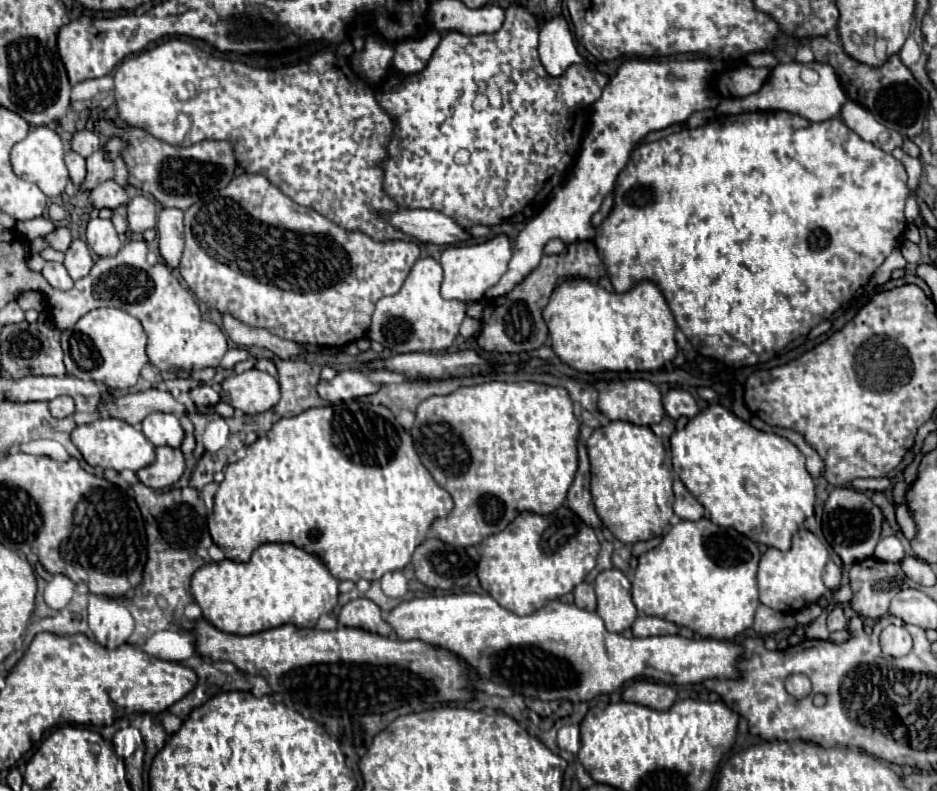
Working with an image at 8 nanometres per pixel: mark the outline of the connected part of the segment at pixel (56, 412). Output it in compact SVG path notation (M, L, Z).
M58 396L58 398L50 400L48 404L50 404L50 412L54 418L68 418L76 412L74 400L70 400L70 396Z

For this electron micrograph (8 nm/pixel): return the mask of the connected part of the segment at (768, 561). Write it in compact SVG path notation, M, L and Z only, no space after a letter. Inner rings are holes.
M800 528L794 534L792 548L788 552L780 552L776 548L768 548L758 566L758 590L760 602L768 608L780 612L798 612L800 608L818 602L826 594L826 586L822 582L822 572L828 562L828 550L824 544L806 528Z

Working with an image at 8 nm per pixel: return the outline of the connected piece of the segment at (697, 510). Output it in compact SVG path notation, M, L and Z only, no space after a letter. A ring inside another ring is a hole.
M680 480L674 482L674 494L676 494L674 512L676 512L678 518L682 518L682 520L700 520L700 518L704 518L702 504L698 504L698 500L686 490L686 486Z

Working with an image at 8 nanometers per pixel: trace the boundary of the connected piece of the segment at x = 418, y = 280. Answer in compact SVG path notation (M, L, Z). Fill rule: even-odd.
M418 258L400 292L380 298L372 314L370 340L380 342L392 352L440 352L452 346L458 328L466 318L466 304L458 300L444 300L440 296L442 268L434 258Z

